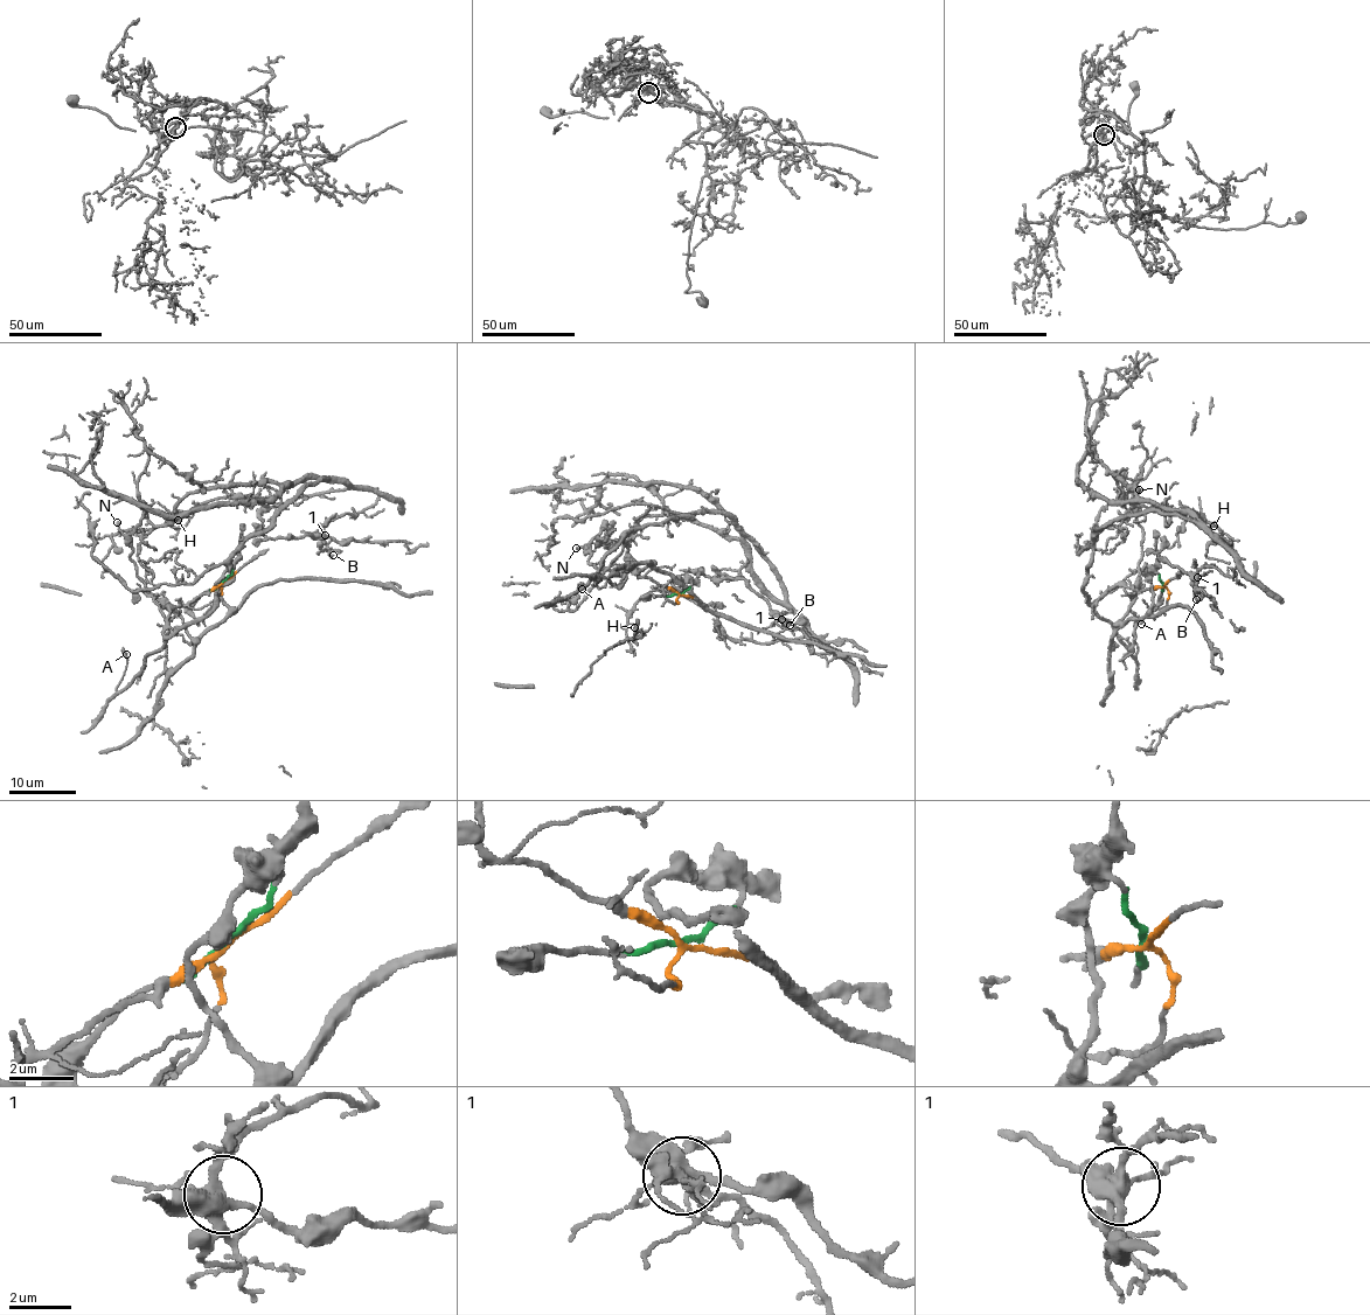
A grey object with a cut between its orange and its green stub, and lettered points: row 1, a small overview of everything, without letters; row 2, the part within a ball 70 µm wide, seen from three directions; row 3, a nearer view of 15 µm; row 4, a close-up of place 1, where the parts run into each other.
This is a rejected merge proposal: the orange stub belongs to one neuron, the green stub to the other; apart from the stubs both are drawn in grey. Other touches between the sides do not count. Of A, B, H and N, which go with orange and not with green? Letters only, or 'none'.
A, B, H

